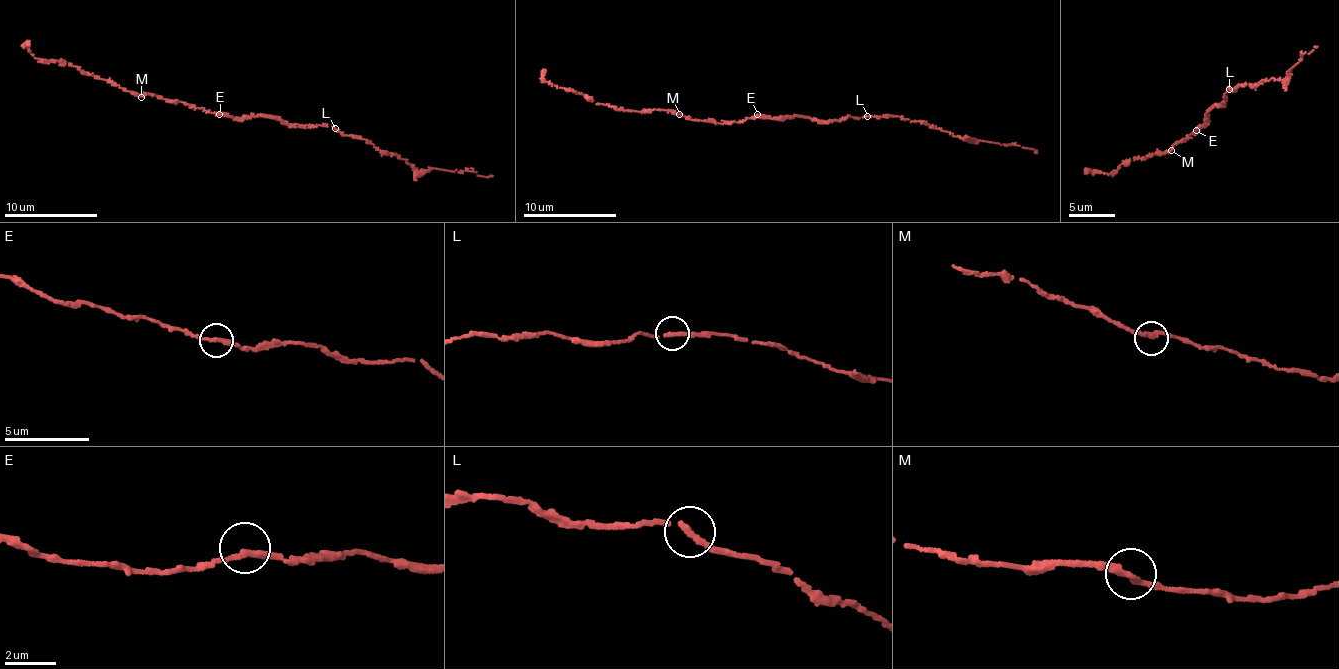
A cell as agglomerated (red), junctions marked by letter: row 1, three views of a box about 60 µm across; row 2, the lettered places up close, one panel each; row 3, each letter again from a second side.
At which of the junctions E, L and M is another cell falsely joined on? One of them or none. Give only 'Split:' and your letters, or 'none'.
Split: none

